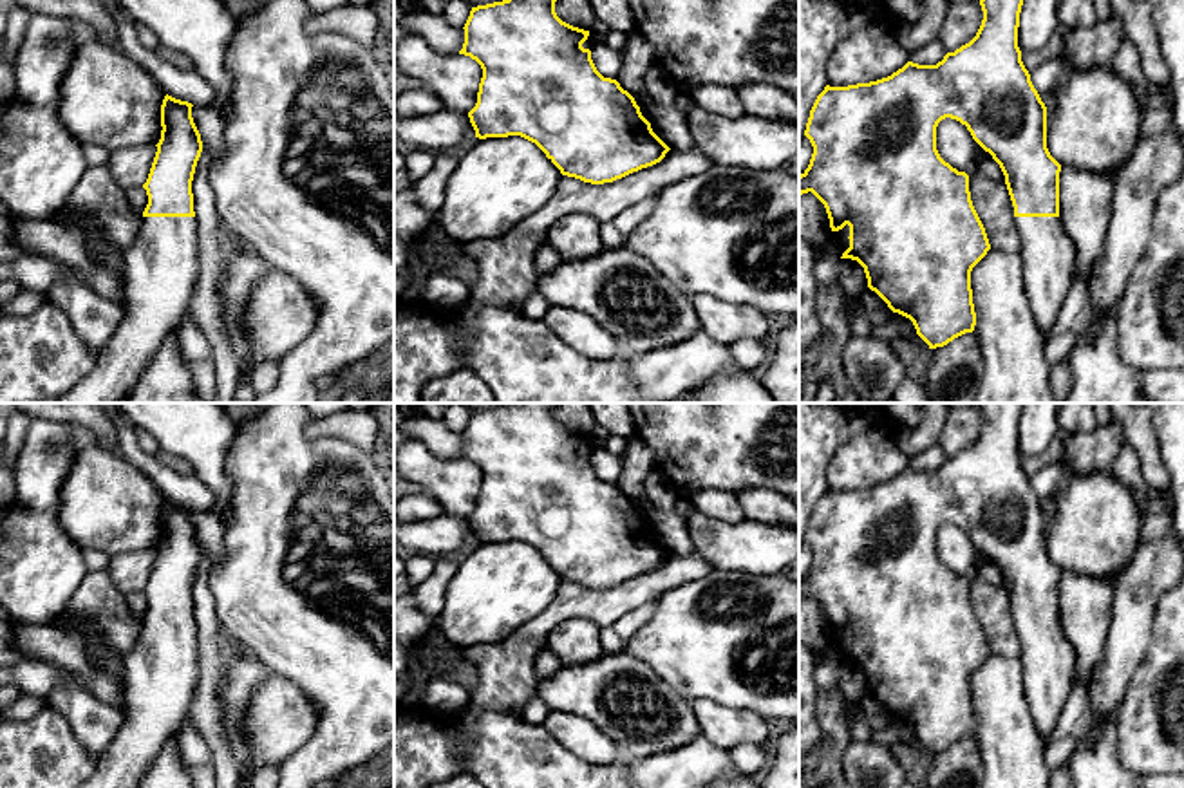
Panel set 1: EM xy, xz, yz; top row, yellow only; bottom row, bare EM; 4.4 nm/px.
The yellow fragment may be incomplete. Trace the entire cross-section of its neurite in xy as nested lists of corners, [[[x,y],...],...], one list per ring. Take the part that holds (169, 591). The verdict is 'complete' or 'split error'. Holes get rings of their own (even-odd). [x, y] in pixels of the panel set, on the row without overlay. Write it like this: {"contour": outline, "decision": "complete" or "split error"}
{"contour": [[[164,501],[161,510],[161,544],[143,593],[148,609],[137,643],[125,654],[123,723],[98,759],[94,774],[78,788],[137,788],[155,755],[179,732],[190,716],[199,680],[197,625],[192,586],[202,557],[201,539],[192,522],[192,508]]], "decision": "split error"}

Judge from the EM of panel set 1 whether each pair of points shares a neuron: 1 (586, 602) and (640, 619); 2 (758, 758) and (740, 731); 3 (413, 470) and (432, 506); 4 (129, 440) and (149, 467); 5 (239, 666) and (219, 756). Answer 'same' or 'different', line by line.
1: different
2: different
3: different
4: same
5: different

